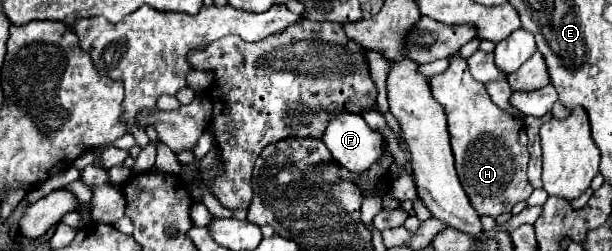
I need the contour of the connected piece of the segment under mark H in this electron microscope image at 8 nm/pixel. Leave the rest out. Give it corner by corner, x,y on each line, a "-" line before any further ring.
453,56
449,68
443,74
431,76
429,84
433,98
445,108
455,168
473,208
479,216
487,214
493,218
511,212
517,202
527,200
533,192
533,186
527,182
529,150
523,120
491,102
485,86
469,74
467,60
461,56

